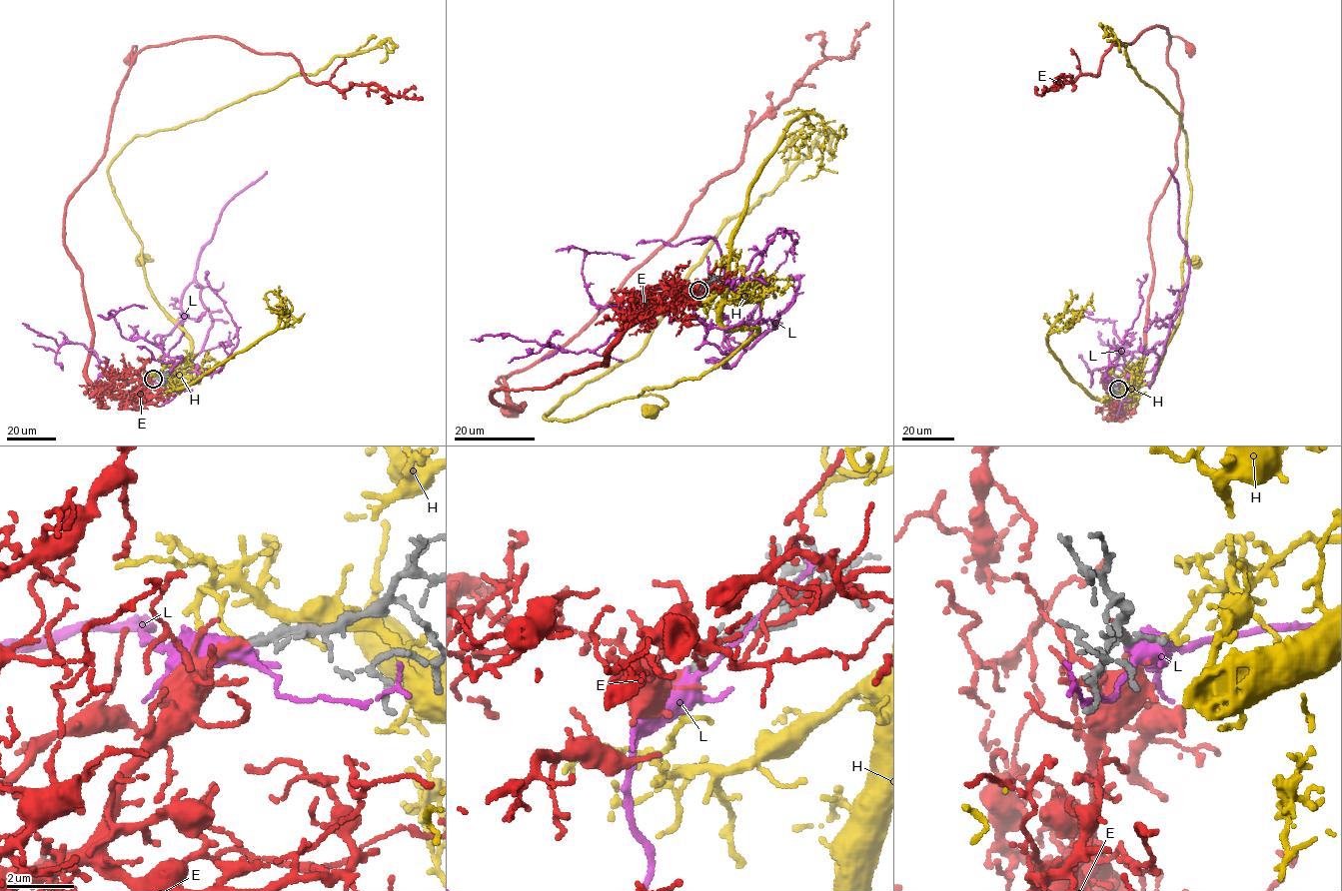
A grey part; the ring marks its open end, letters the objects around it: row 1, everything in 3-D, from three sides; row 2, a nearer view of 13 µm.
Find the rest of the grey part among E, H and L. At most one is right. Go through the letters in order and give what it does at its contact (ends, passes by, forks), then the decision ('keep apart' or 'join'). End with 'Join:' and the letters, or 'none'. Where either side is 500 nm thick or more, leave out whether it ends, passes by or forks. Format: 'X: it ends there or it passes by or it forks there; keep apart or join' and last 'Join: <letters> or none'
E: it passes by; join
H: it passes by; keep apart
L: it forks there; keep apart
Join: E

